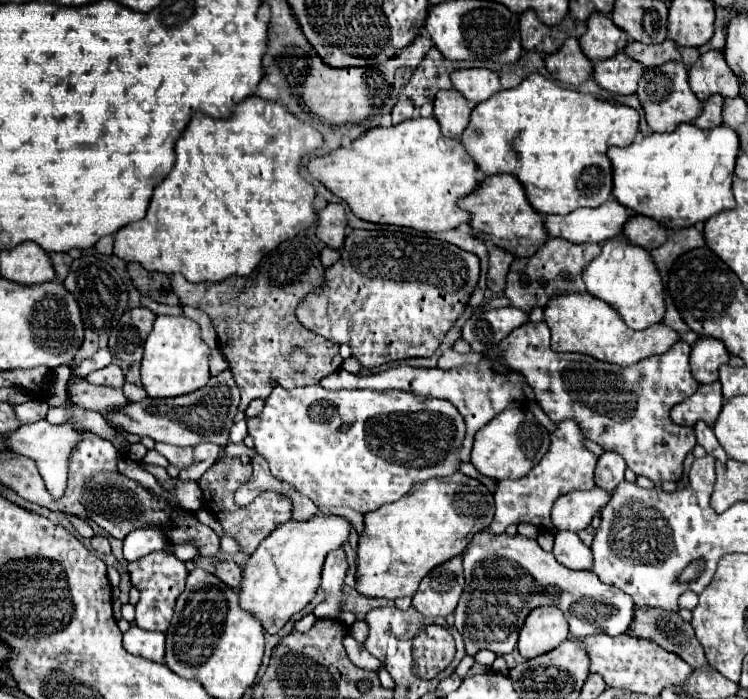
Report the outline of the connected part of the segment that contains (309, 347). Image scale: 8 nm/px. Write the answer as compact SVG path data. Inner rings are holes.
M302 234L266 254L260 266L246 278L234 276L222 282L192 284L182 274L172 276L172 290L180 298L180 304L200 308L210 316L218 334L218 348L226 356L242 394L240 412L244 412L254 398L266 400L274 384L292 390L296 386L318 384L324 376L340 370L342 358L338 354L338 344L304 330L294 314L296 296L306 296L322 284L324 268L320 264L320 252L314 242ZM296 348L308 354L308 362L300 370L288 360L288 354Z

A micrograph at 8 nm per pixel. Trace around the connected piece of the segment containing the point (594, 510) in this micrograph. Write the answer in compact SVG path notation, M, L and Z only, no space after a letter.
M592 488L586 492L570 492L570 494L560 496L554 502L552 512L550 512L554 530L556 532L584 530L592 522L592 516L598 514L598 510L602 510L608 498L610 498L610 492L600 490L600 488Z

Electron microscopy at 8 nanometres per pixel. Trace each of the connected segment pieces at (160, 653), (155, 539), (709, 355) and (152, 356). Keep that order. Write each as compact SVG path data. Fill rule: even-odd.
M132 624L130 630L124 634L124 648L134 656L162 662L164 660L164 634L148 632Z
M156 528L134 530L132 534L128 534L128 538L124 538L124 558L128 562L140 560L146 554L158 552L164 548L166 548L166 538Z
M700 338L692 346L692 354L690 354L692 376L700 384L716 382L718 380L718 368L722 364L728 364L728 358L730 358L730 354L728 354L726 346L720 340L716 340L716 338Z
M158 316L144 344L144 358L140 368L144 390L152 398L168 398L202 388L210 380L208 354L210 348L200 338L200 328L194 320L186 316Z

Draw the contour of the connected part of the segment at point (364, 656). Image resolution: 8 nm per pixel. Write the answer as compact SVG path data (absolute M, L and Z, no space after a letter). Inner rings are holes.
M350 634L344 638L344 648L346 648L348 658L350 658L356 666L360 666L360 668L364 668L364 670L374 670L374 672L378 672L378 668L382 666L382 664L364 648L364 644L358 644Z

